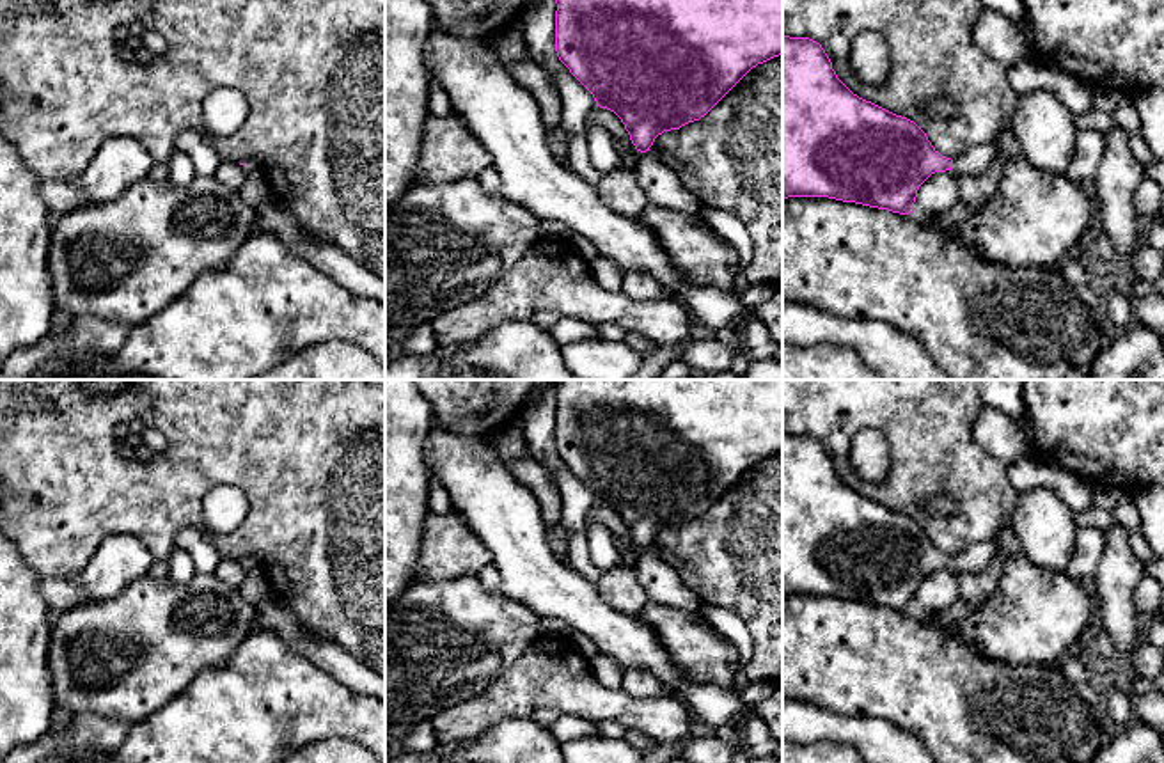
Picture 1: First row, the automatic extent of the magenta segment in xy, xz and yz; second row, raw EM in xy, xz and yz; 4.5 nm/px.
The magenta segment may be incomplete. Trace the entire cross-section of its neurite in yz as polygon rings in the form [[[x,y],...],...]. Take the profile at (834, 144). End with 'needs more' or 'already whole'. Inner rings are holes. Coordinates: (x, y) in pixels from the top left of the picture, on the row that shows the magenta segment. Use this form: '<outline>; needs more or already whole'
[[[783,35],[783,199],[829,197],[900,215],[914,213],[919,186],[935,172],[981,174],[997,154],[995,140],[967,149],[956,158],[942,156],[910,119],[896,115],[853,94],[832,69],[820,43]]]; needs more

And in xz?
[[[555,0],[555,51],[593,94],[614,112],[641,151],[633,169],[648,204],[697,215],[703,202],[651,151],[664,131],[704,117],[752,67],[783,55],[783,0]]]; needs more

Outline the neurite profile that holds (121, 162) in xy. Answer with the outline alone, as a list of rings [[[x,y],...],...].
[[[114,137],[101,144],[75,183],[92,204],[110,202],[131,185],[146,179],[153,165],[153,156],[140,142]]]

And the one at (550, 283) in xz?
[[[543,238],[518,259],[481,298],[436,316],[429,326],[440,346],[474,341],[506,321],[525,321],[550,332],[559,319],[577,318],[596,326],[617,325],[644,335],[658,346],[671,346],[690,335],[692,316],[672,295],[655,300],[635,300],[623,291],[610,293],[596,284],[589,263],[571,241]]]

